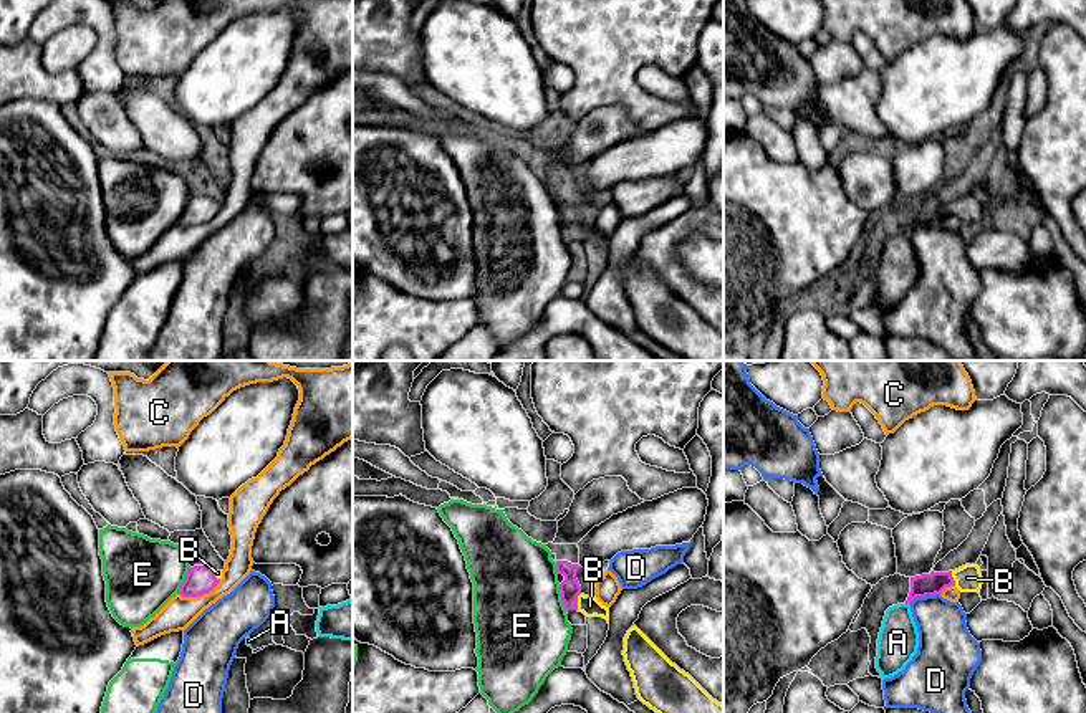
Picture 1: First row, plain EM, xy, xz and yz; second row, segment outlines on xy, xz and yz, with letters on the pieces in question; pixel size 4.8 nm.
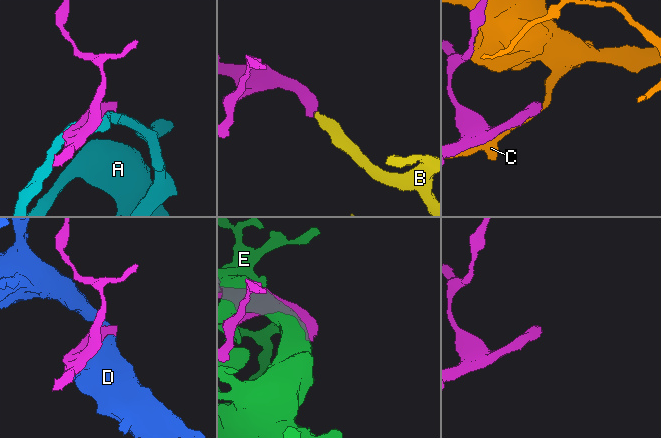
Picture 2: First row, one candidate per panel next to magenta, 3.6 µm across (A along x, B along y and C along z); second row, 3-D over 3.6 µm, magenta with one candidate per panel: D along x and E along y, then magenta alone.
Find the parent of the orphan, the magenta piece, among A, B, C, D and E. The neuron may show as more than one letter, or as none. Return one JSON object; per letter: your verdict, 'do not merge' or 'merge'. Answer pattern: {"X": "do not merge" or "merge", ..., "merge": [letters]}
{"A": "do not merge", "B": "merge", "C": "do not merge", "D": "do not merge", "E": "do not merge", "merge": ["B"]}

